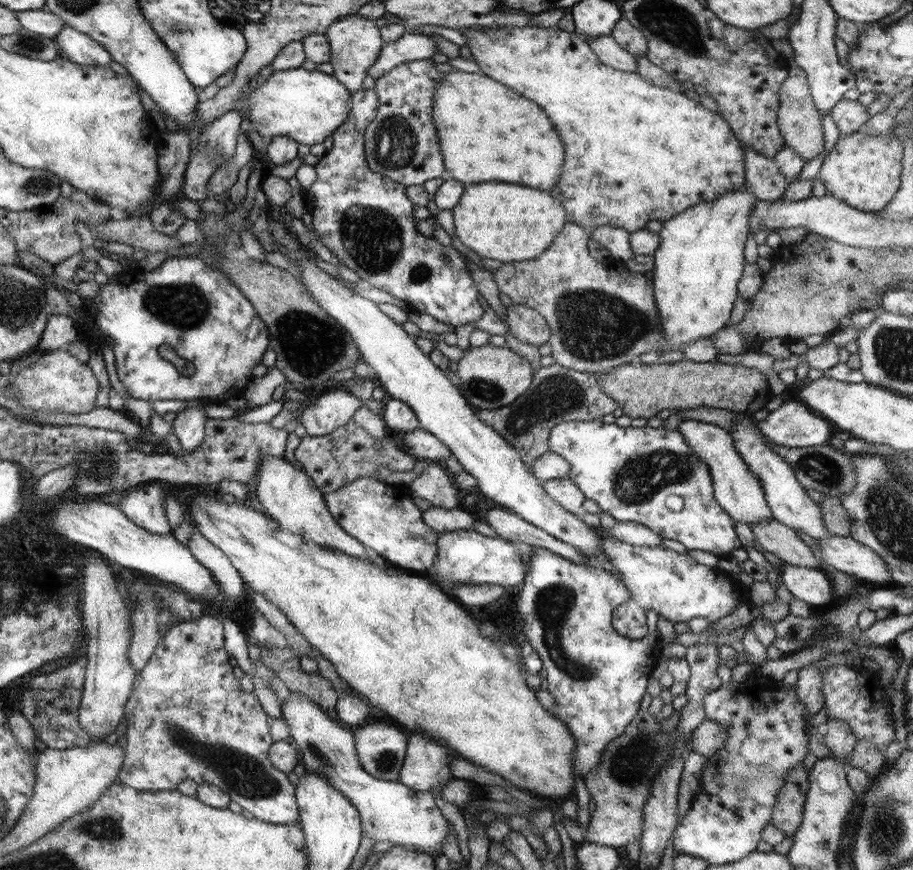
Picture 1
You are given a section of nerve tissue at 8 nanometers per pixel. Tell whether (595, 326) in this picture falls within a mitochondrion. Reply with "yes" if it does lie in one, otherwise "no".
yes

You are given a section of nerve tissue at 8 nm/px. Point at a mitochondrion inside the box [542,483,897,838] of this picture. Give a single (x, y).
(628, 769)

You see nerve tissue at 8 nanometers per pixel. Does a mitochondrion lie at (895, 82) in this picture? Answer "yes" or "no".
no

